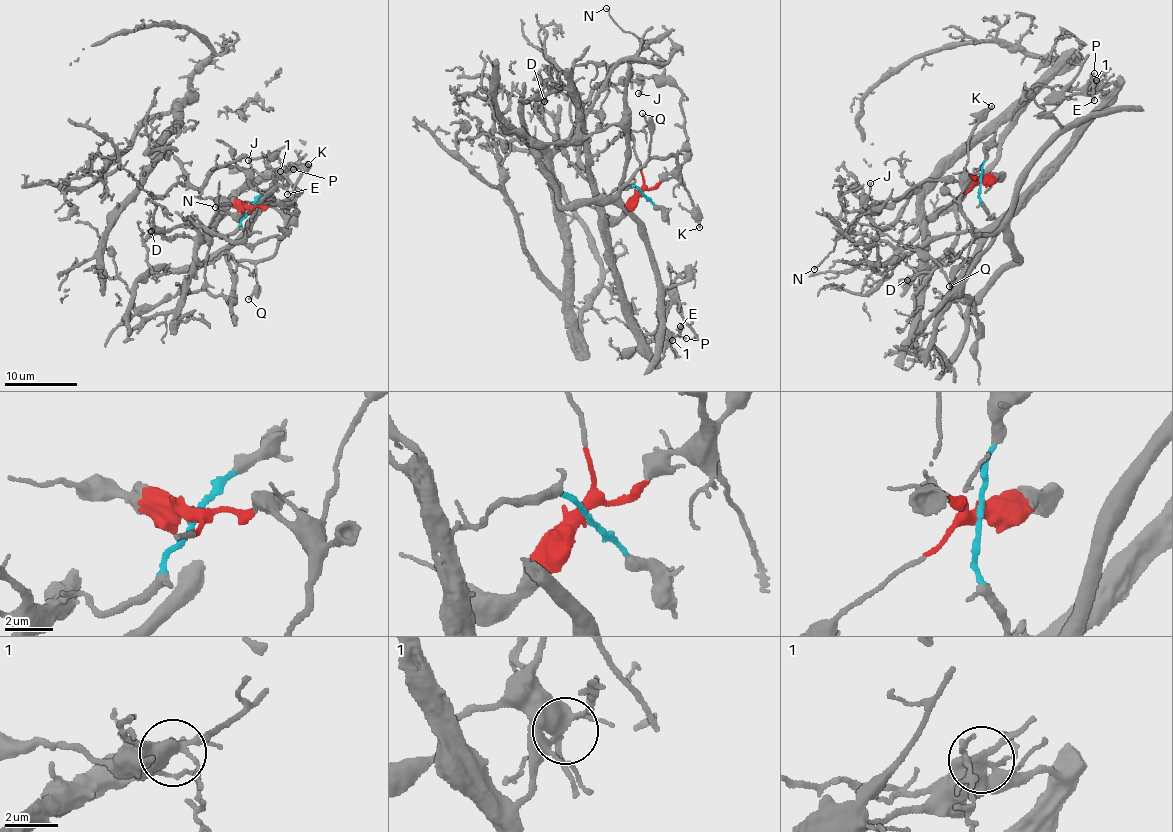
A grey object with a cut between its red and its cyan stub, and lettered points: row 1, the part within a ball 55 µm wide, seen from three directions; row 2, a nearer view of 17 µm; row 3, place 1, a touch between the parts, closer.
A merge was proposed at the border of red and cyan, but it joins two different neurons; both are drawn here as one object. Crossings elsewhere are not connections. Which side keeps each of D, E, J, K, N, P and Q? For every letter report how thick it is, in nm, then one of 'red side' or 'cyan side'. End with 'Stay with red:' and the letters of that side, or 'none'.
D: 180 nm | cyan side
E: 160 nm | cyan side
J: 140 nm | red side
K: 320 nm | red side
N: 110 nm | red side
P: 120 nm | red side
Q: 140 nm | red side
Stay with red: J, K, N, P, Q

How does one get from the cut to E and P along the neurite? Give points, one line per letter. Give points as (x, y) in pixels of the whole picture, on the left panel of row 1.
E: (249, 208), (233, 233), (209, 234), (215, 214), (227, 197), (280, 171), (287, 176), (287, 195)
P: (249, 208), (273, 207), (283, 240), (244, 262), (227, 248), (259, 207), (290, 199), (271, 173), (293, 170)

